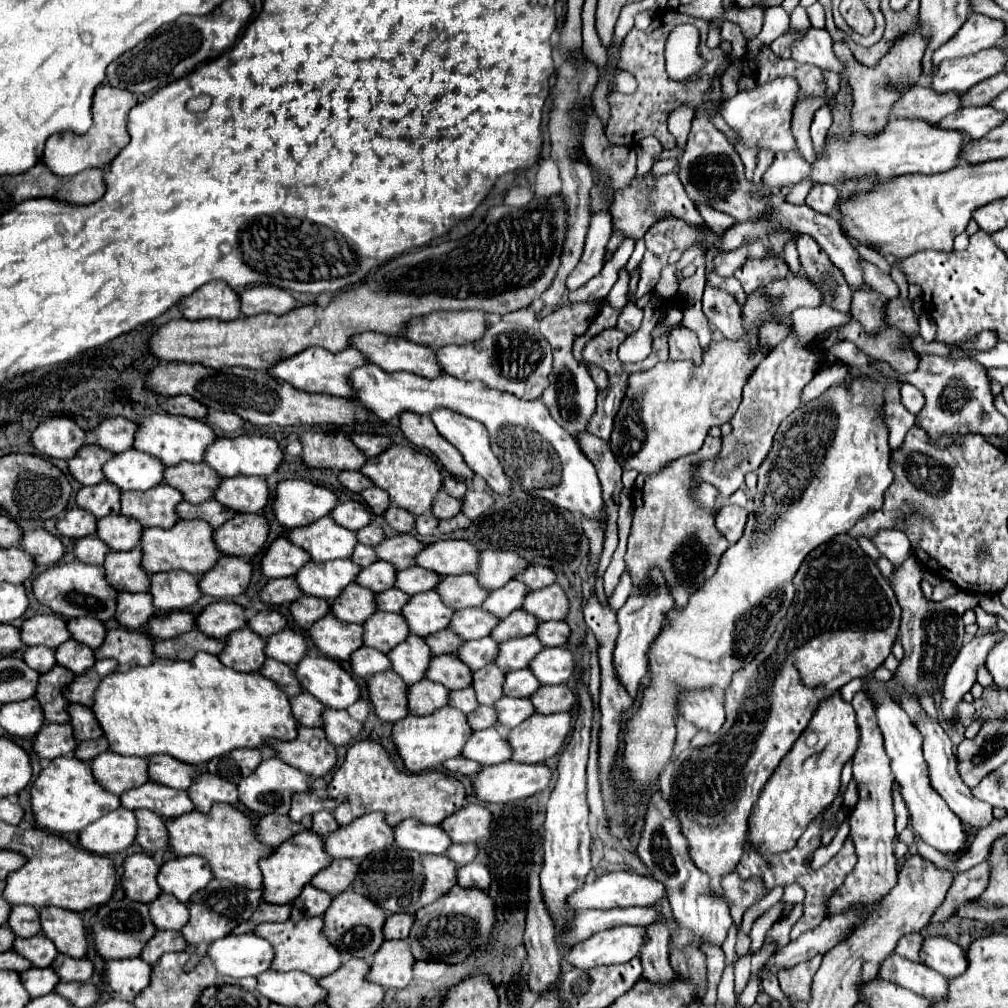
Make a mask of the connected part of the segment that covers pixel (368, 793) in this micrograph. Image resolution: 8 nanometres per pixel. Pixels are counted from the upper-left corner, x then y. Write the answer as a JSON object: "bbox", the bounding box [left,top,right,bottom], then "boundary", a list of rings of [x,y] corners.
{"bbox":[325,741,465,827],"boundary":[[[355,741],[347,749],[345,761],[335,771],[325,791],[327,791],[327,797],[331,799],[337,799],[339,795],[347,797],[333,811],[333,817],[337,817],[339,825],[347,825],[355,817],[361,817],[369,811],[385,813],[385,821],[391,827],[395,827],[399,821],[409,817],[427,825],[437,825],[447,815],[461,809],[465,799],[465,789],[457,779],[439,771],[425,771],[425,773],[399,771],[391,763],[391,757],[387,755],[387,751],[375,741]]]}

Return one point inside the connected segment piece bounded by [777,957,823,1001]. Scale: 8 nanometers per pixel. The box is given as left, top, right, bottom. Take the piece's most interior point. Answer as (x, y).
(795, 983)

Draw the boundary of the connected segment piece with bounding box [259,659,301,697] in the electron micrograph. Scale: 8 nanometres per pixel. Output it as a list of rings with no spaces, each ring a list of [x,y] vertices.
[[[265,659],[263,667],[259,669],[259,673],[263,677],[269,677],[277,687],[281,687],[281,691],[285,691],[289,697],[299,695],[301,693],[301,685],[297,683],[293,669],[285,663],[279,663],[275,659]]]

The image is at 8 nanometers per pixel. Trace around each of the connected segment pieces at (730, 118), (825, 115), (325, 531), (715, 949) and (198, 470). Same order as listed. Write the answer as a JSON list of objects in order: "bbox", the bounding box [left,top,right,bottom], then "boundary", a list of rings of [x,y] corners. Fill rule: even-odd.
[{"bbox":[721,77,797,177],"boundary":[[[779,77],[773,81],[767,81],[765,85],[757,83],[751,89],[741,89],[735,97],[723,103],[721,115],[729,123],[731,129],[739,133],[739,139],[735,143],[737,153],[741,155],[741,161],[745,165],[747,177],[755,171],[755,155],[759,149],[771,149],[775,153],[789,153],[789,149],[797,149],[795,137],[791,133],[791,115],[797,101],[797,81],[793,77]]]},{"bbox":[811,105,831,153],"boundary":[[[825,105],[821,107],[815,117],[813,117],[813,123],[811,123],[811,139],[813,139],[813,149],[815,153],[821,153],[821,141],[825,141],[825,133],[829,131],[831,127],[831,107]]]},{"bbox":[283,517,357,563],"boundary":[[[321,517],[321,521],[303,525],[299,529],[287,529],[283,537],[293,541],[293,545],[305,549],[315,563],[349,559],[357,543],[355,531],[339,527],[331,517]]]},{"bbox":[701,942,725,1005],"boundary":[[[707,942],[701,943],[703,953],[707,955],[707,993],[701,999],[707,1005],[715,1005],[717,1001],[717,985],[721,981],[723,969],[725,969],[725,957],[719,945],[711,945]]]},{"bbox":[165,463,219,503],"boundary":[[[183,463],[165,467],[165,481],[169,487],[177,489],[185,501],[203,503],[213,497],[219,485],[217,473],[205,463]]]}]

